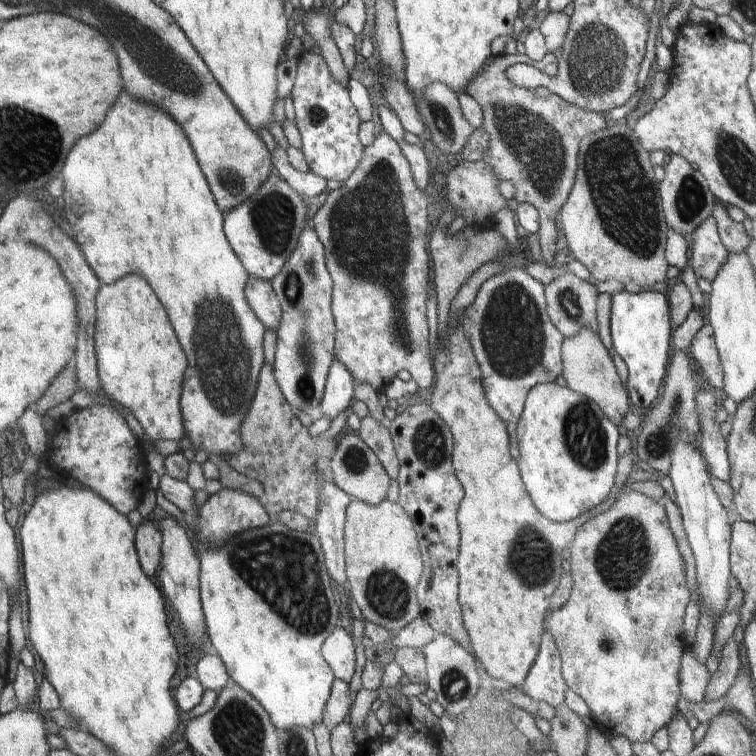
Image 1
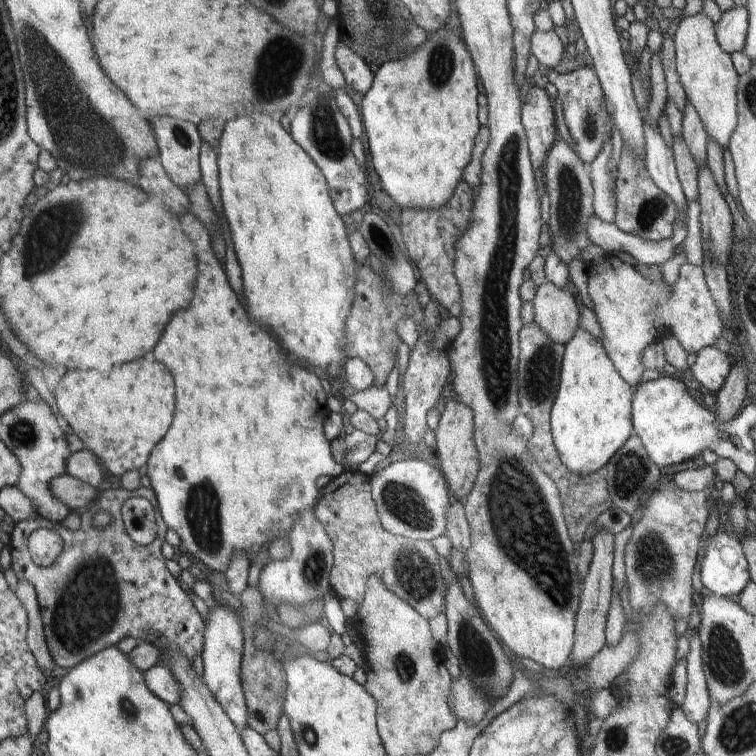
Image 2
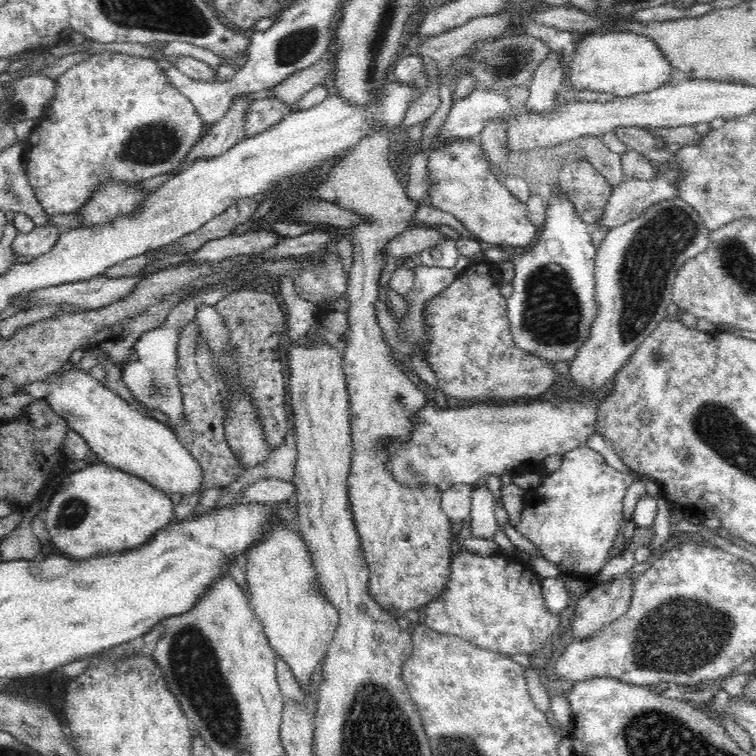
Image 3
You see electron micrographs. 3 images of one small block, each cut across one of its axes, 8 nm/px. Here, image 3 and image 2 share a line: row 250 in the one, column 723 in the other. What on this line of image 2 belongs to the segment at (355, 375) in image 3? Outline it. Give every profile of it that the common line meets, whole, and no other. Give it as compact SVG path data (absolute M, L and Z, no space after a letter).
M707 346L697 352L696 361L690 369L701 386L710 392L718 392L724 386L732 363L732 354Z

